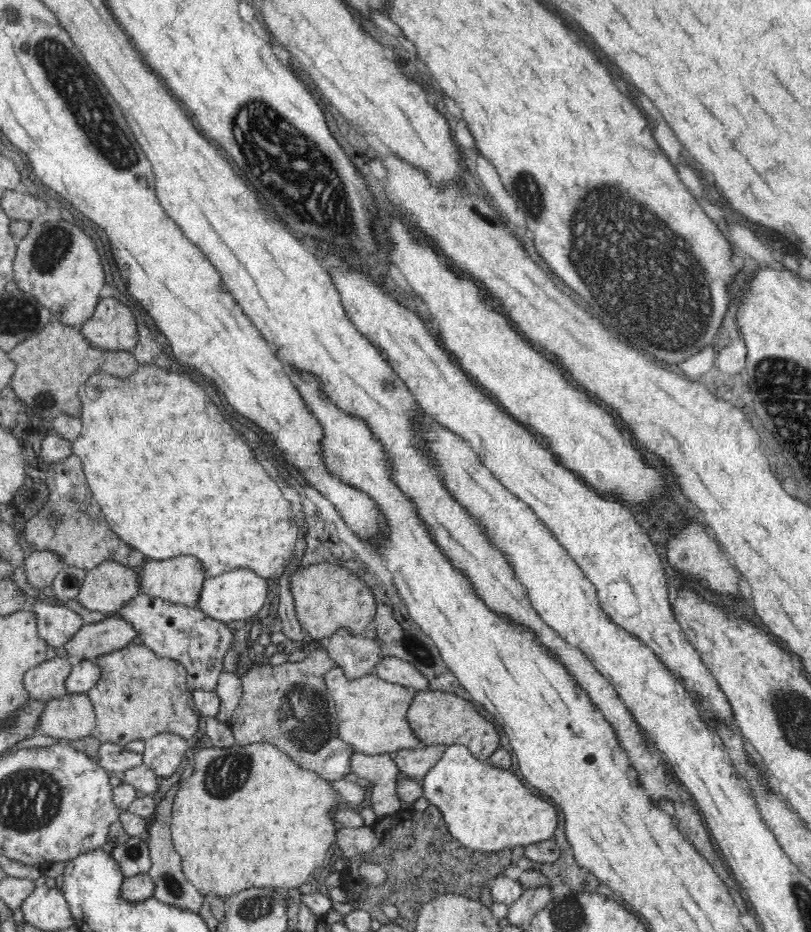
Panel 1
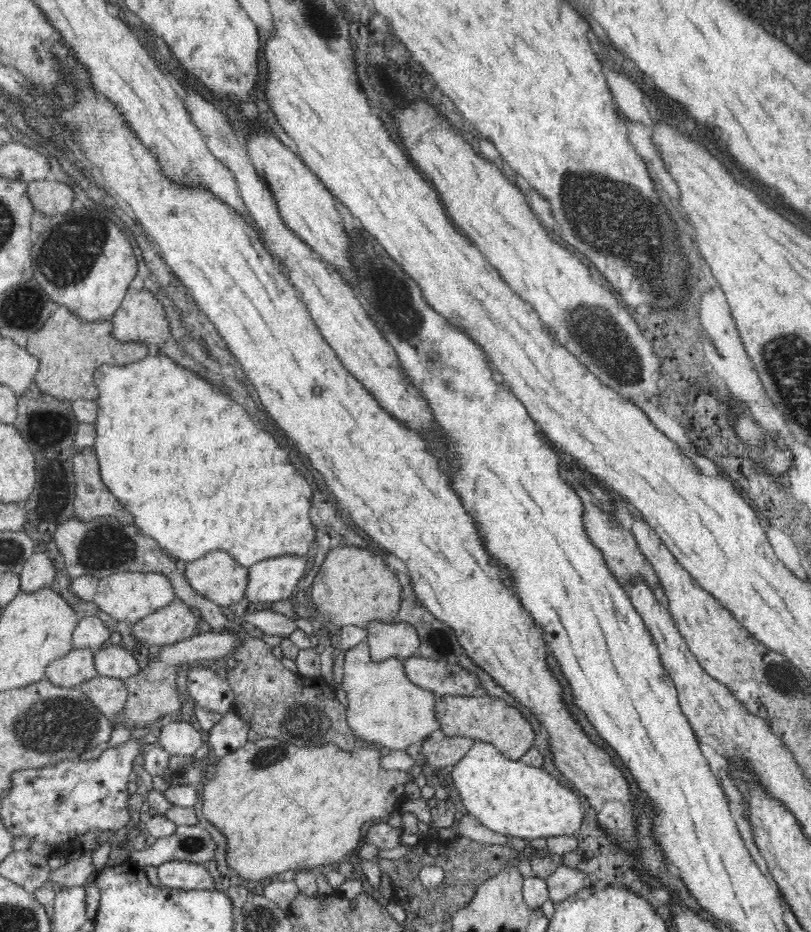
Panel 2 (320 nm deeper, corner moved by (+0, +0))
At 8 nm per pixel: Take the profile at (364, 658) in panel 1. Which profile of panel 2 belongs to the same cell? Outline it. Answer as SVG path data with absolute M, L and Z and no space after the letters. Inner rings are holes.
M372 621L366 629L365 641L370 647L372 661L382 662L389 658L404 661L419 655L420 637L412 624L399 621L392 623Z

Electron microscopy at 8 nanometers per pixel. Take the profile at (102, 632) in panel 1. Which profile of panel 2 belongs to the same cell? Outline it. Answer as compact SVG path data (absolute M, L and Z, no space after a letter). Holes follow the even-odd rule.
M180 597L131 625L133 636L150 645L172 645L196 634L198 617Z

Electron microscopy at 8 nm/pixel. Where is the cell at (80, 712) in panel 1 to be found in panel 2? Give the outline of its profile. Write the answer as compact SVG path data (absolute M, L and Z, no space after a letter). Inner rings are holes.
M96 676L80 683L77 688L86 695L86 699L92 701L96 709L109 717L120 711L125 699L128 698L124 680L114 677Z

